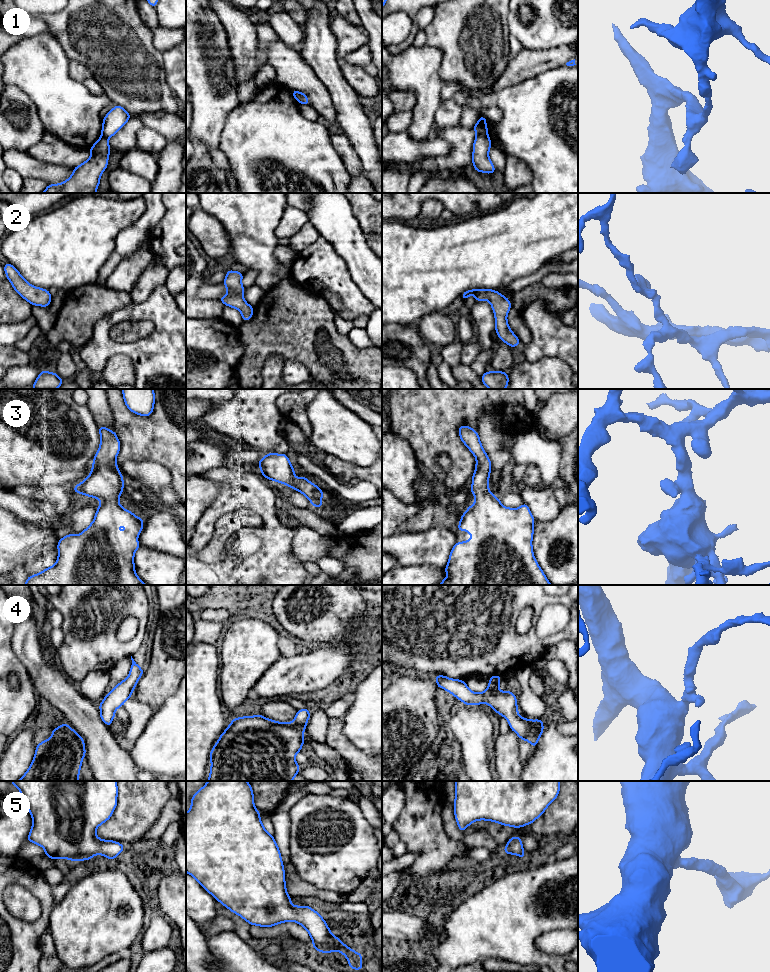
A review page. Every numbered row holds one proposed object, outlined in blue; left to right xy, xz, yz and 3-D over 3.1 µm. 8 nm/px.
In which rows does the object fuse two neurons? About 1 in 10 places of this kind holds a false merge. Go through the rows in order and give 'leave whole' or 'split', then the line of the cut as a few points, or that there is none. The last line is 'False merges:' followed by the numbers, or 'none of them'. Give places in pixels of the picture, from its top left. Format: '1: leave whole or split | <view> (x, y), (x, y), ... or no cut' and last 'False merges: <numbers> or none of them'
1: split | yz (477, 134), (487, 136)
2: leave whole | no cut
3: leave whole | no cut
4: leave whole | no cut
5: leave whole | no cut
False merges: 1

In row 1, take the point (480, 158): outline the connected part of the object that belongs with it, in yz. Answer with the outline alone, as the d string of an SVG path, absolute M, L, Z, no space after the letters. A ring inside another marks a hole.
M476 135L473 143L472 163L477 172L492 174L496 171L489 159L489 149L491 146L492 142L489 136Z

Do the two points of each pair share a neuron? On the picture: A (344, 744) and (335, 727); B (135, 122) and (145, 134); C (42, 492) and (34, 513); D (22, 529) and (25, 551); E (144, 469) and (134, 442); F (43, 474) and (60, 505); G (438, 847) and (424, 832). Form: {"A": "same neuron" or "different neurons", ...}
{"A": "same neuron", "B": "different neurons", "C": "different neurons", "D": "same neuron", "E": "different neurons", "F": "different neurons", "G": "same neuron"}

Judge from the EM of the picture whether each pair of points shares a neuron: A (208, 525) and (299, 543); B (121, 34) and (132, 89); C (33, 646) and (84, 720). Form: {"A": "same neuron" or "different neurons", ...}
{"A": "different neurons", "B": "same neuron", "C": "same neuron"}

